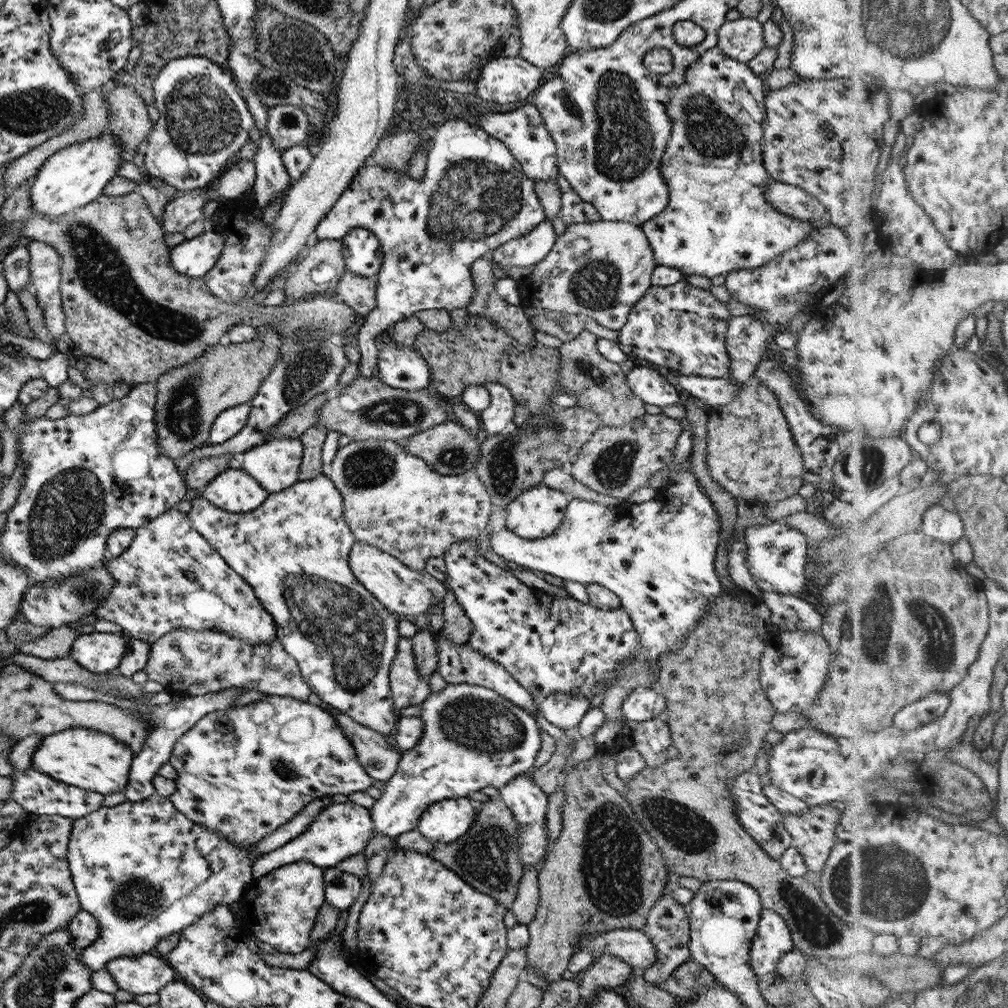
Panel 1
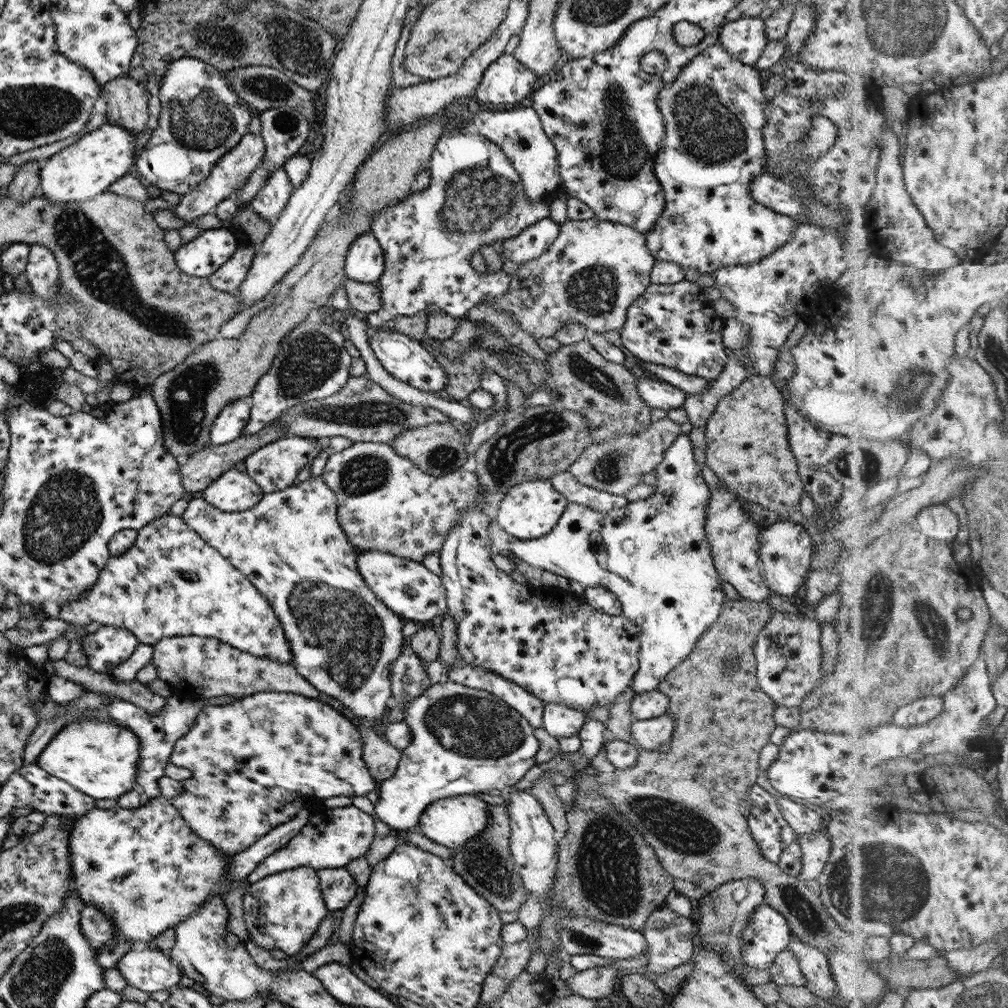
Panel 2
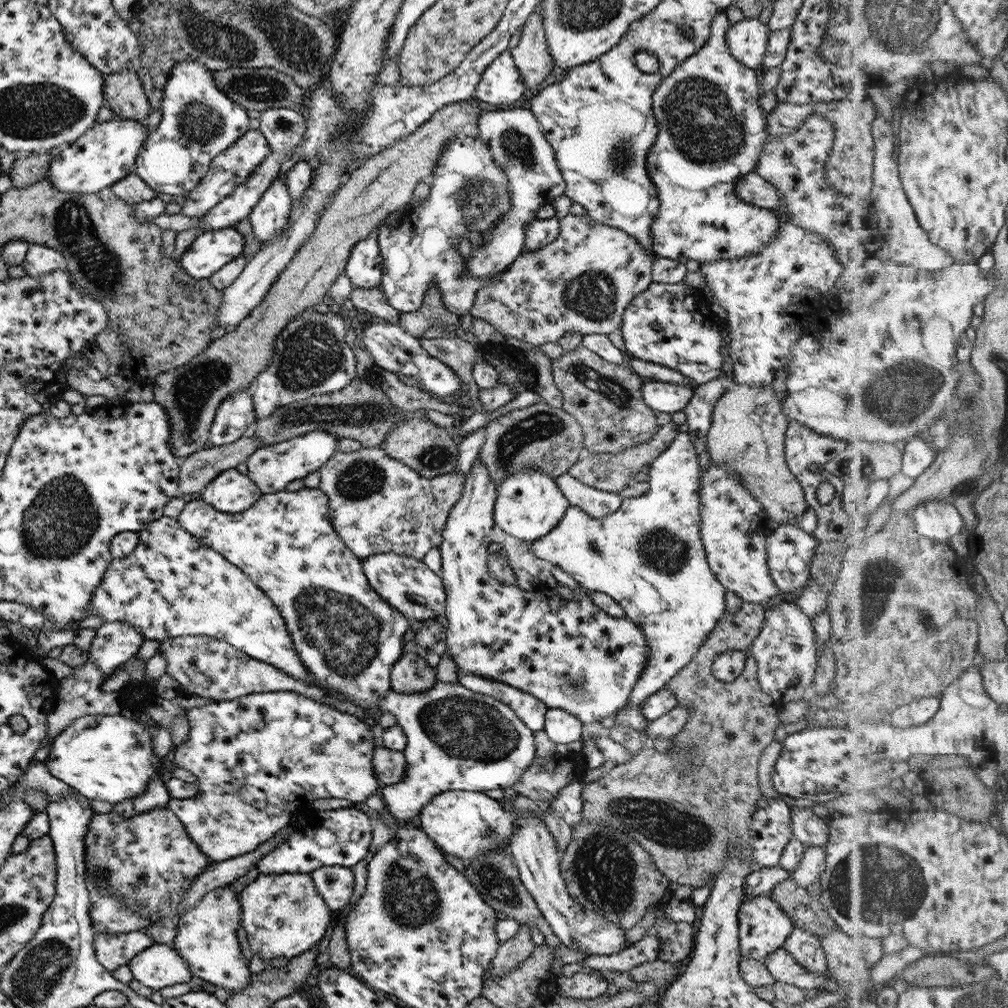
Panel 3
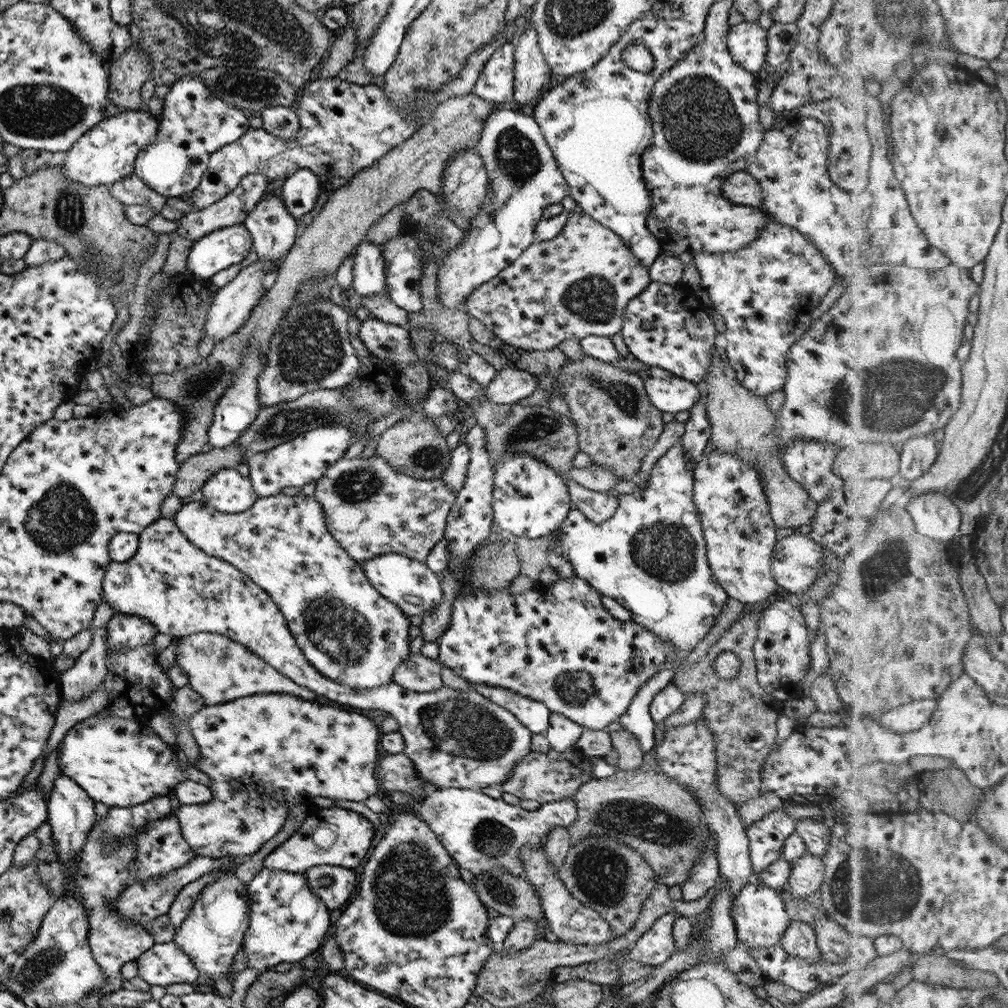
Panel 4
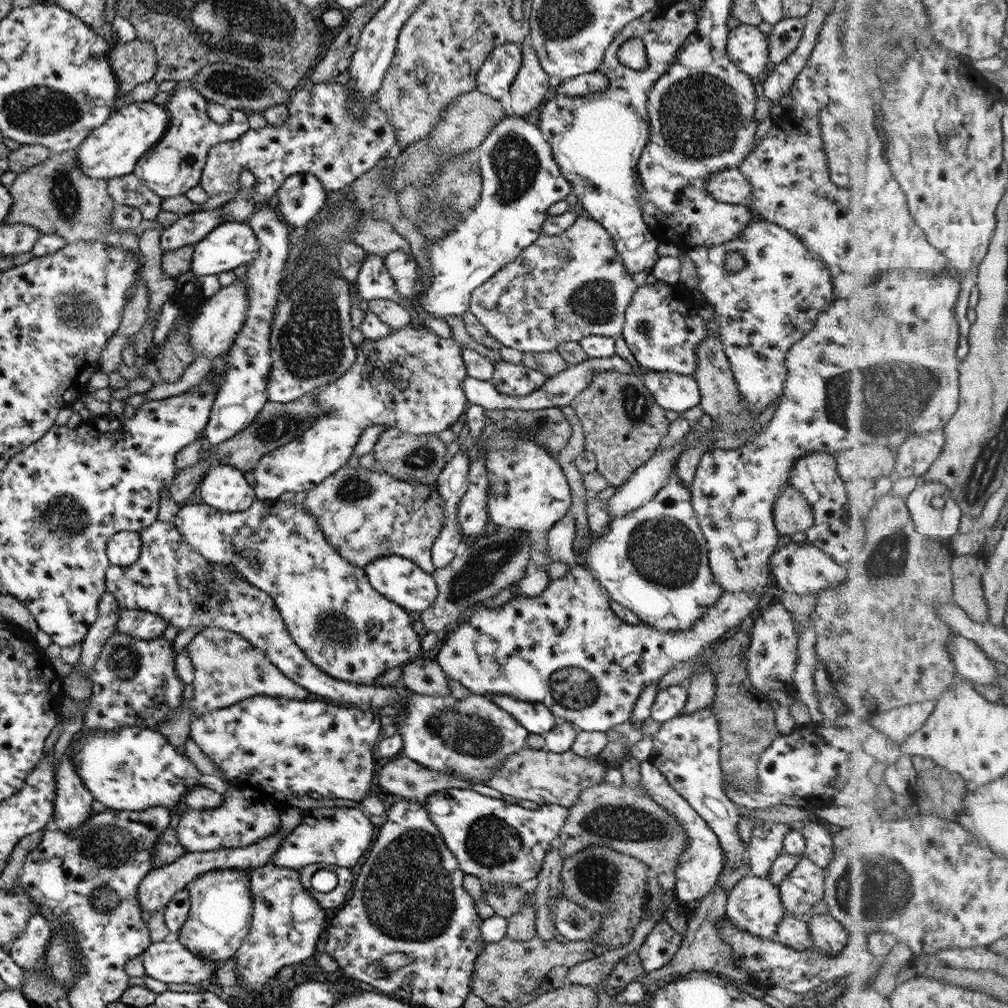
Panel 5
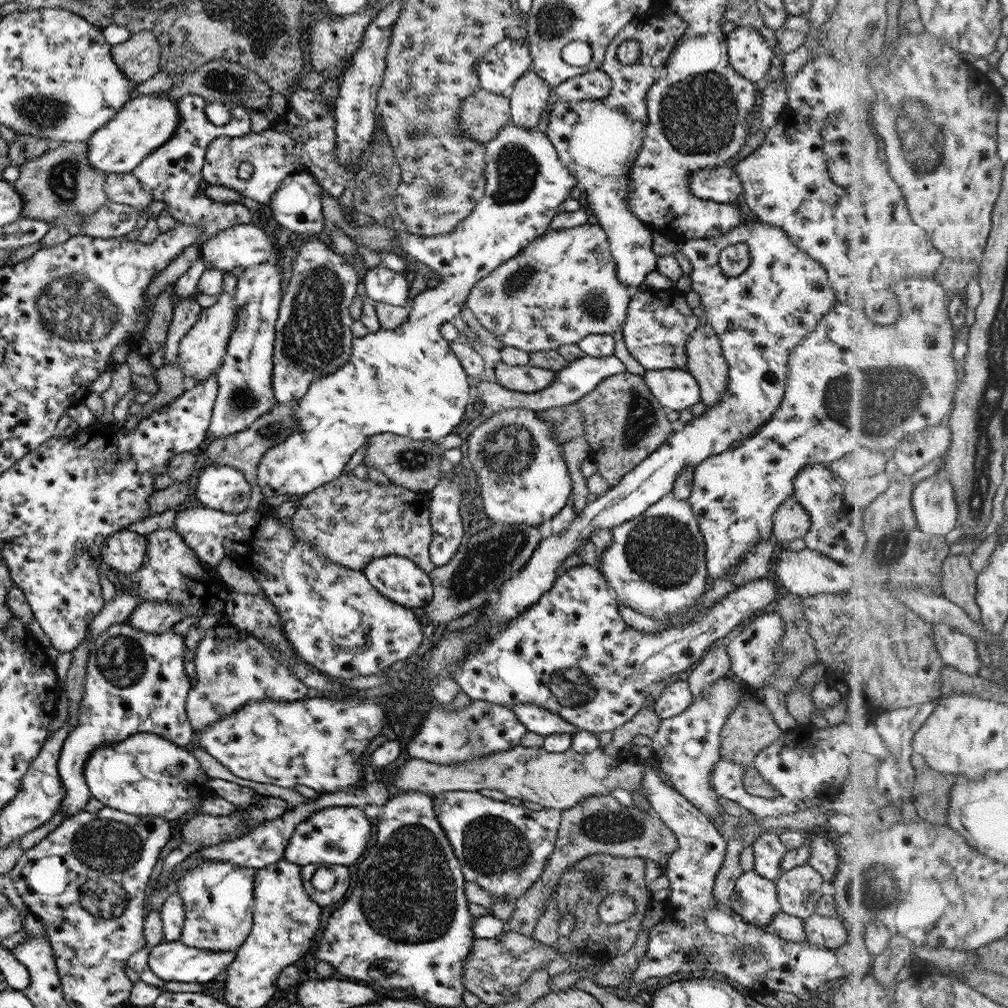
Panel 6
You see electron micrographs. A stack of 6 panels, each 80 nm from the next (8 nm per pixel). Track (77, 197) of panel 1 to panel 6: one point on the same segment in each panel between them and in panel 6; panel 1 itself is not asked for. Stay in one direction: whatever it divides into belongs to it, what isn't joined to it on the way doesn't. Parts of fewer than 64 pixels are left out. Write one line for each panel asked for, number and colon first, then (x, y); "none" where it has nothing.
2: (80, 171)
3: (103, 154)
4: (105, 153)
5: (112, 149)
6: (144, 123)

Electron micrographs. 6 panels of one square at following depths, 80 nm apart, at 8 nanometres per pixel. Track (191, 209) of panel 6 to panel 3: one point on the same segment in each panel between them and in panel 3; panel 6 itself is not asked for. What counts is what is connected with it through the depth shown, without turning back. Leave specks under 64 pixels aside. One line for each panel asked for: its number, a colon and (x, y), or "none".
3: (198, 121)
4: (193, 123)
5: (174, 163)

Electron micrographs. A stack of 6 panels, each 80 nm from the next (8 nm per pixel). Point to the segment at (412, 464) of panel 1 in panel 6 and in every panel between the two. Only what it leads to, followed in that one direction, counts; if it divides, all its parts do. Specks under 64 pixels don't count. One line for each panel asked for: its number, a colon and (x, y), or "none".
2: (384, 503)
3: (376, 504)
4: (369, 508)
5: (364, 514)
6: (350, 521)

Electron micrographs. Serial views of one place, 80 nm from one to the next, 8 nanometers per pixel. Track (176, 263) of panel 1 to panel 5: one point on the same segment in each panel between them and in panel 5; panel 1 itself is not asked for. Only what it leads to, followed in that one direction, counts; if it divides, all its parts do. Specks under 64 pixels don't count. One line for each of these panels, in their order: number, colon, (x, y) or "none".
2: (199, 257)
3: (210, 250)
4: (226, 246)
5: (230, 244)

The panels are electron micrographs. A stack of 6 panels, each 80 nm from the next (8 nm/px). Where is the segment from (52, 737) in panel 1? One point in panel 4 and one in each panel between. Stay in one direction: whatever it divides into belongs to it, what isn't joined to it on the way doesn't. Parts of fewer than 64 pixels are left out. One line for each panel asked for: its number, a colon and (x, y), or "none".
2: (97, 757)
3: (106, 757)
4: (119, 762)

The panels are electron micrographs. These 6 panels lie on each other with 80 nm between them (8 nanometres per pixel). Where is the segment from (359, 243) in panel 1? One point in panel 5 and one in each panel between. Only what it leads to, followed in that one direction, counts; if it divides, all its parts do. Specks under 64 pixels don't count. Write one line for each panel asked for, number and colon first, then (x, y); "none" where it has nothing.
2: (363, 262)
3: (363, 267)
4: (368, 278)
5: (372, 281)

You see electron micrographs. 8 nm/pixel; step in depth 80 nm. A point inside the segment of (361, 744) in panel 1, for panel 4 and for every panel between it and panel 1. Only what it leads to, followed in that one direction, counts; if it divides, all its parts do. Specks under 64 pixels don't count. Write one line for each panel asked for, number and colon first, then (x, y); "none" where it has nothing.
2: (381, 759)
3: (387, 765)
4: (395, 772)

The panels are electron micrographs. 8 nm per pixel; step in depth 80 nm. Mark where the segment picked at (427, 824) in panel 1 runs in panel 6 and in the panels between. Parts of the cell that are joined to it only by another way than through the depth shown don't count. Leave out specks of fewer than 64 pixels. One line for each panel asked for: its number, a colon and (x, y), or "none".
2: (452, 821)
3: (464, 824)
4: (479, 833)
5: (501, 844)
6: (503, 848)

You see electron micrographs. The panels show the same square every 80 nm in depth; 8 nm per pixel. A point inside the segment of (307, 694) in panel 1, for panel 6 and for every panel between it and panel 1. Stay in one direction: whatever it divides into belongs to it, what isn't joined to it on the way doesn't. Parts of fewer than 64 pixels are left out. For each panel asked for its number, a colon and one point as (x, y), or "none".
2: (204, 667)
3: (201, 665)
4: (218, 669)
5: (226, 669)
6: (232, 668)

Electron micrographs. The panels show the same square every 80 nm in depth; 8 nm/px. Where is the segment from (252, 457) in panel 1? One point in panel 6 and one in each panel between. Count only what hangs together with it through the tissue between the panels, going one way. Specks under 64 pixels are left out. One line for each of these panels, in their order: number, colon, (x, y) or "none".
2: (272, 467)
3: (270, 468)
4: (303, 459)
5: (411, 380)
6: (406, 381)

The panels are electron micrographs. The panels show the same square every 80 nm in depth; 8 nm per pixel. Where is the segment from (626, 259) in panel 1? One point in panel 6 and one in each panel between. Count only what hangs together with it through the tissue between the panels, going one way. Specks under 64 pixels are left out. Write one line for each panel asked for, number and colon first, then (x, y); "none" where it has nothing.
2: (592, 272)
3: (581, 281)
4: (576, 284)
5: (562, 288)
6: (562, 286)

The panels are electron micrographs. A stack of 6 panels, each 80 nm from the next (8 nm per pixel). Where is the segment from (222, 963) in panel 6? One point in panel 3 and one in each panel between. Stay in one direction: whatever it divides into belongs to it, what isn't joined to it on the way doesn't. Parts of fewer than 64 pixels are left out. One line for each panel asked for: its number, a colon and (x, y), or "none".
3: (159, 966)
4: (163, 964)
5: (169, 962)

